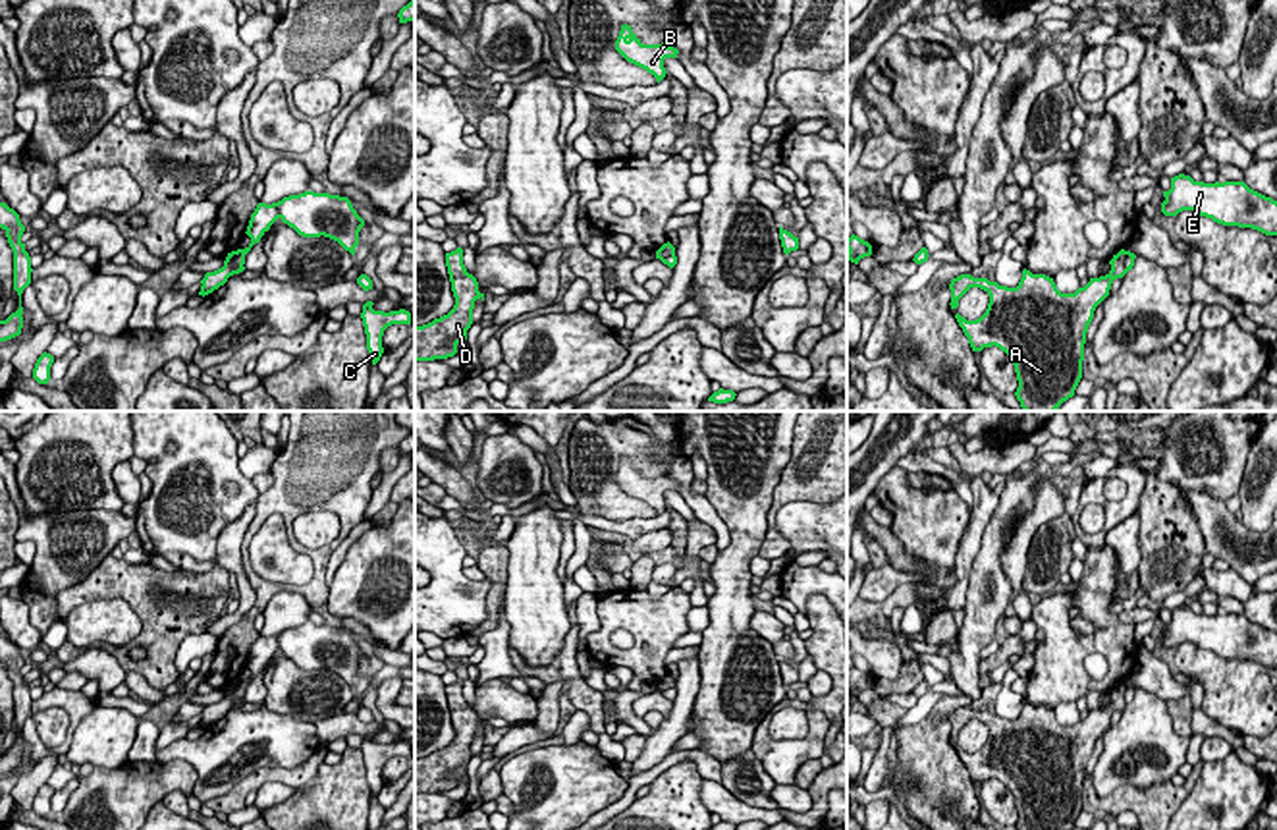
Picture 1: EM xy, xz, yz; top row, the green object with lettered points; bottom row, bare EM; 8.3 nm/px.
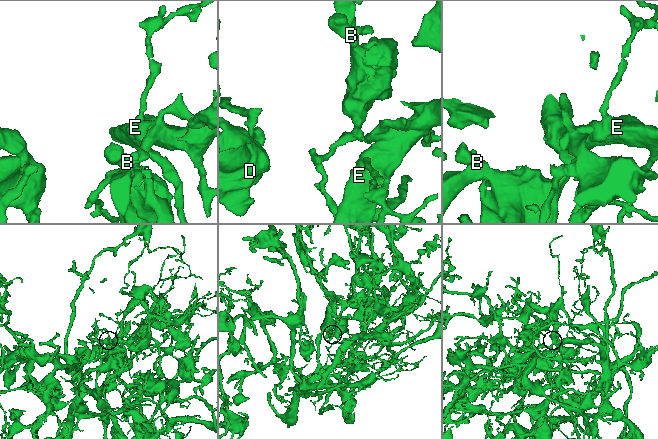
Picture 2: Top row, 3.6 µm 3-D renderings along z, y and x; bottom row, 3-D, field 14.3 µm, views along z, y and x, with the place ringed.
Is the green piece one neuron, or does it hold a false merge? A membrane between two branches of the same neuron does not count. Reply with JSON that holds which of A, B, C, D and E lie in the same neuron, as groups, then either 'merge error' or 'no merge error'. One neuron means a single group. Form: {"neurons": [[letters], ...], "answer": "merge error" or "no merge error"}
{"neurons": [["A", "B", "D"], ["C", "E"]], "answer": "merge error"}

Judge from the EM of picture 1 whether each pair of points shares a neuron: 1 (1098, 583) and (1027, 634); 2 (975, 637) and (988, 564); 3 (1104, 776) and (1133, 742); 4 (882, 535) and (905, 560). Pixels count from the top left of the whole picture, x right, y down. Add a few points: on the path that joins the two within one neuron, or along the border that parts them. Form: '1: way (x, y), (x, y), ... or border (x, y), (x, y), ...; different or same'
1: border (1031, 618), (1034, 639); different
2: way (980, 620), (982, 581); same
3: way (1108, 767), (1123, 749); same
4: way (888, 541), (899, 554); same

